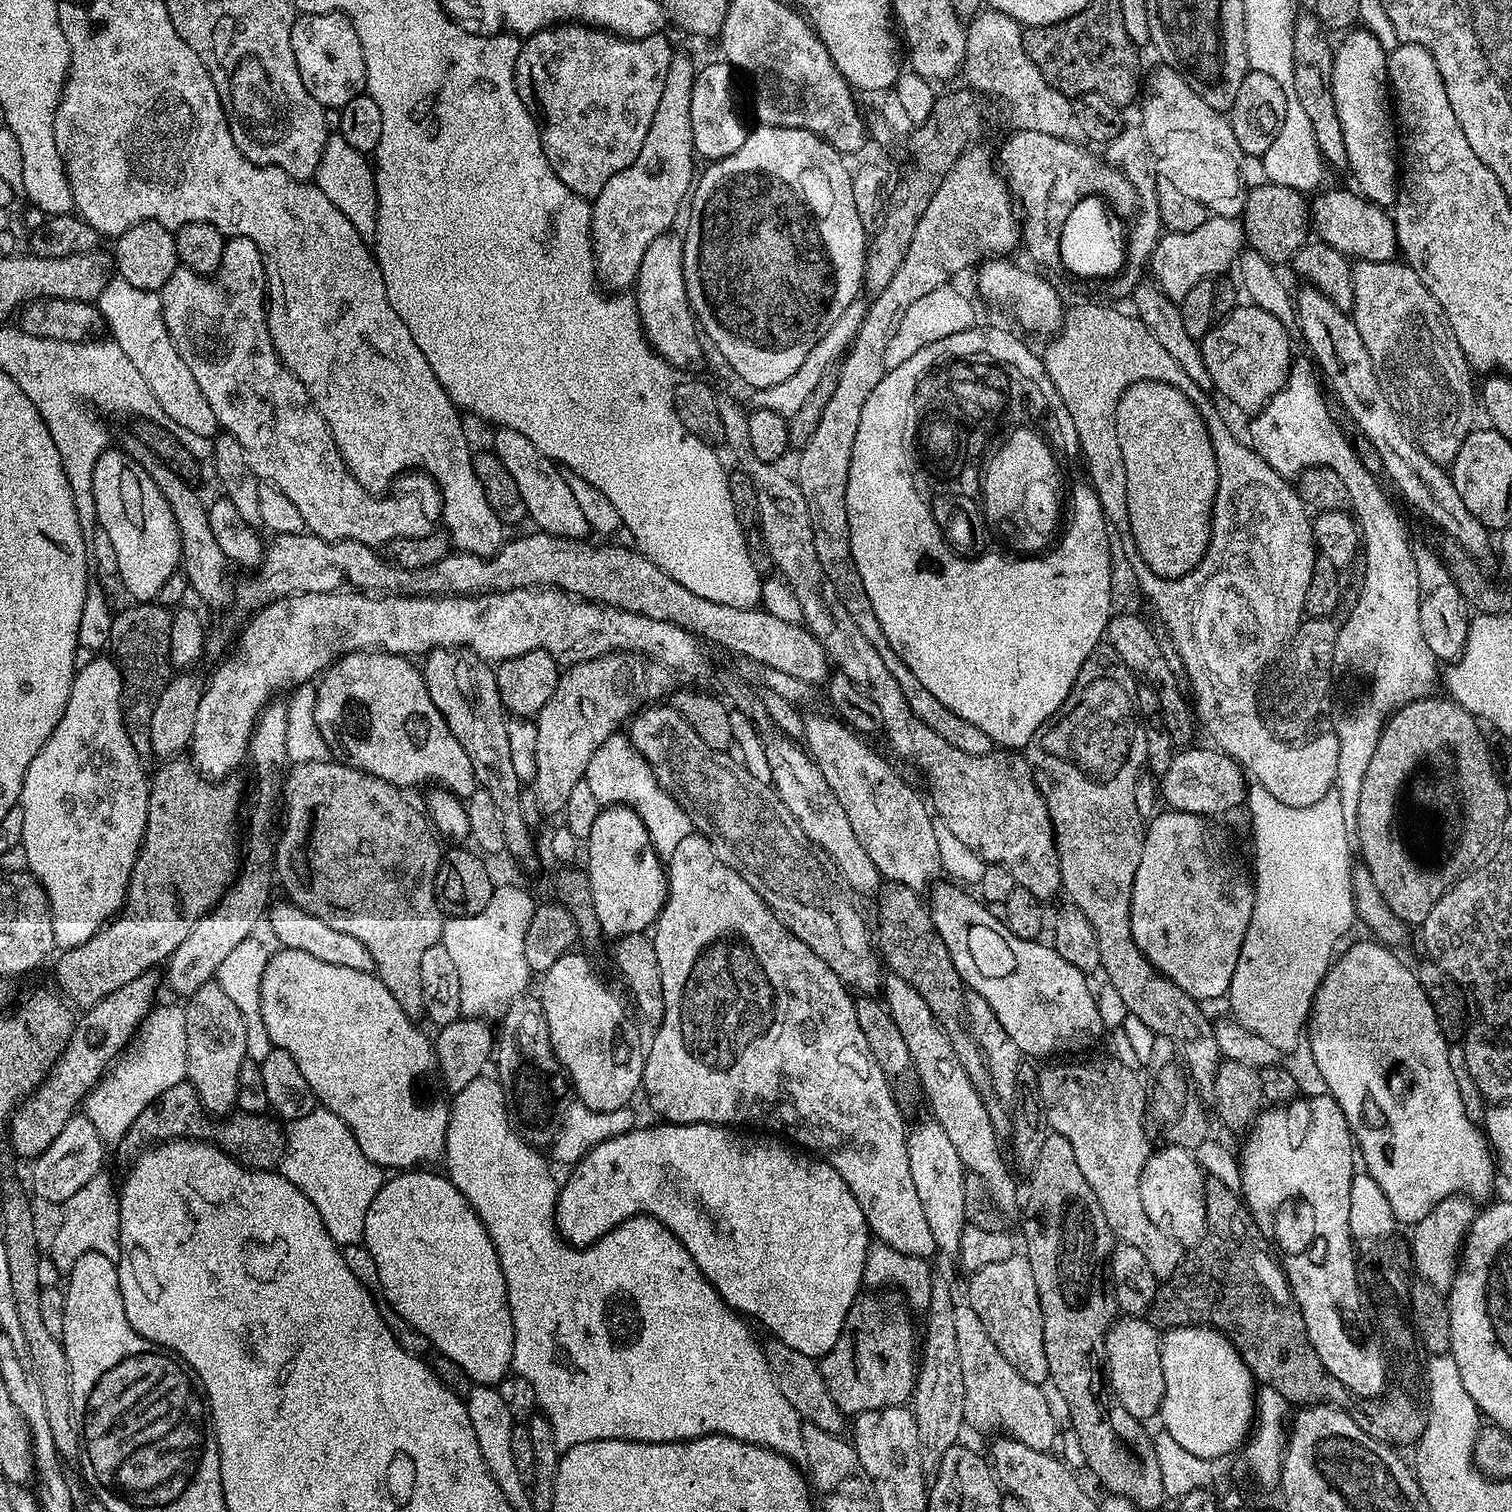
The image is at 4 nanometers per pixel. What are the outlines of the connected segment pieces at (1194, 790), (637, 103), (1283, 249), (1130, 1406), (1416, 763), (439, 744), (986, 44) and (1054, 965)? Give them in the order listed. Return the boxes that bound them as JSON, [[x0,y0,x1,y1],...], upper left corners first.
[[1159,746,1246,818],[516,22,674,198],[1240,183,1310,266],[1104,1315,1166,1422],[1354,694,1509,925],[314,650,477,798],[962,6,1073,137],[930,882,1106,1057]]

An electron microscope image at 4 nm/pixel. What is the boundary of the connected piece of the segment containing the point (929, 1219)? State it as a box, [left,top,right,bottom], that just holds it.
[908,1122,965,1257]

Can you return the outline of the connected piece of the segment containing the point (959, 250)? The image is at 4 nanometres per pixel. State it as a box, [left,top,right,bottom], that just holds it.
[794,146,1022,756]

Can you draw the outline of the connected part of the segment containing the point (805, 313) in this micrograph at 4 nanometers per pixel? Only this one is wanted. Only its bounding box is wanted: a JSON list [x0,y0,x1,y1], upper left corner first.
[682,124,866,390]

